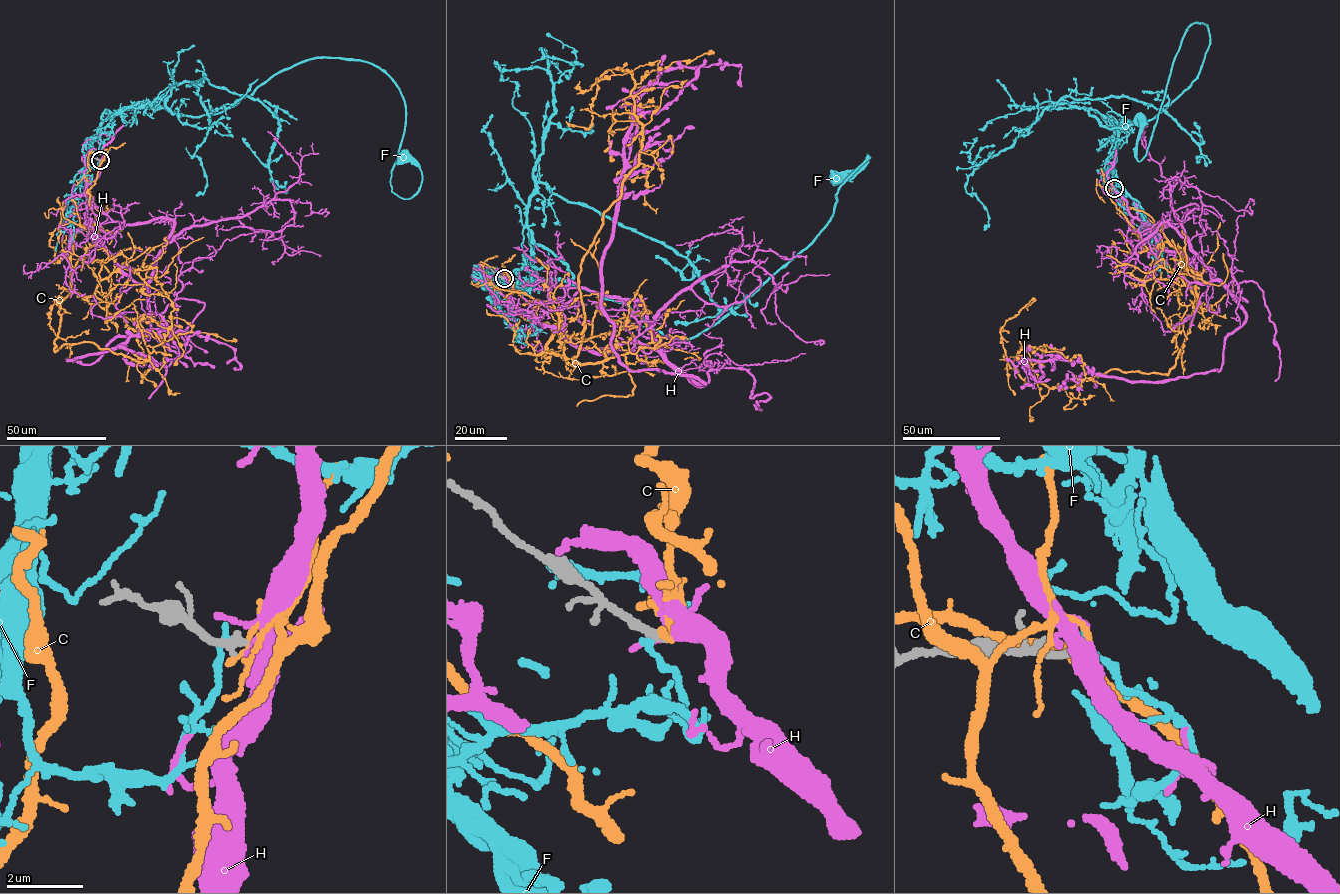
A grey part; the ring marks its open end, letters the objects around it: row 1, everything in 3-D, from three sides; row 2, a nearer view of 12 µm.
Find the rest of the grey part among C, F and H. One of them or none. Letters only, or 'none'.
H

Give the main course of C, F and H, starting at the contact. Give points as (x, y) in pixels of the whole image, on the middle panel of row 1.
C: (504, 278), (579, 364), (581, 259), (641, 150), (632, 73), (569, 126)
F: (503, 278), (481, 289), (561, 280), (693, 338), (810, 245), (869, 158), (834, 177)
H: (504, 278), (579, 347), (636, 341), (704, 382), (619, 361), (601, 256), (639, 96), (681, 66), (741, 86)

